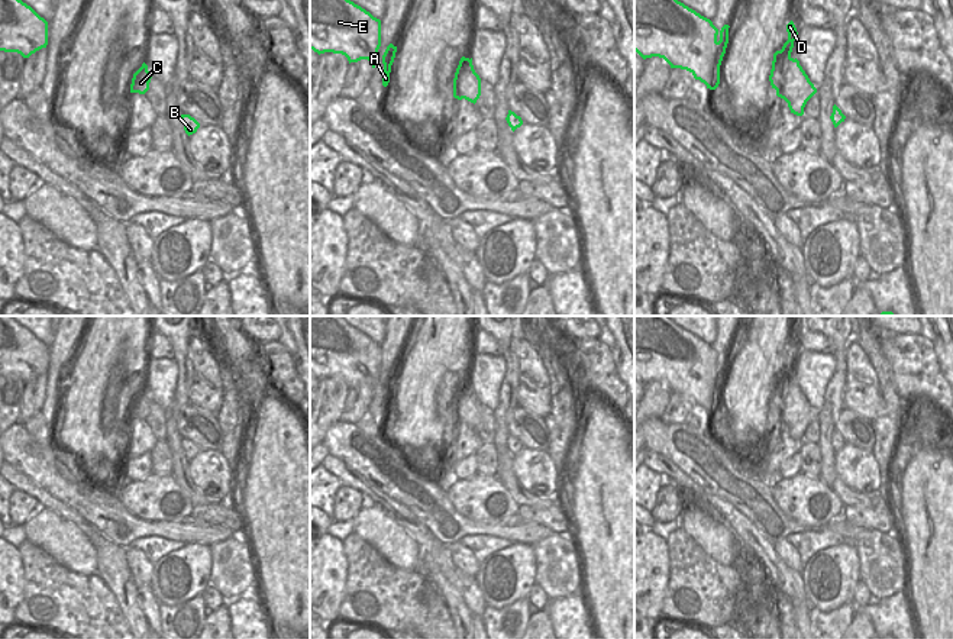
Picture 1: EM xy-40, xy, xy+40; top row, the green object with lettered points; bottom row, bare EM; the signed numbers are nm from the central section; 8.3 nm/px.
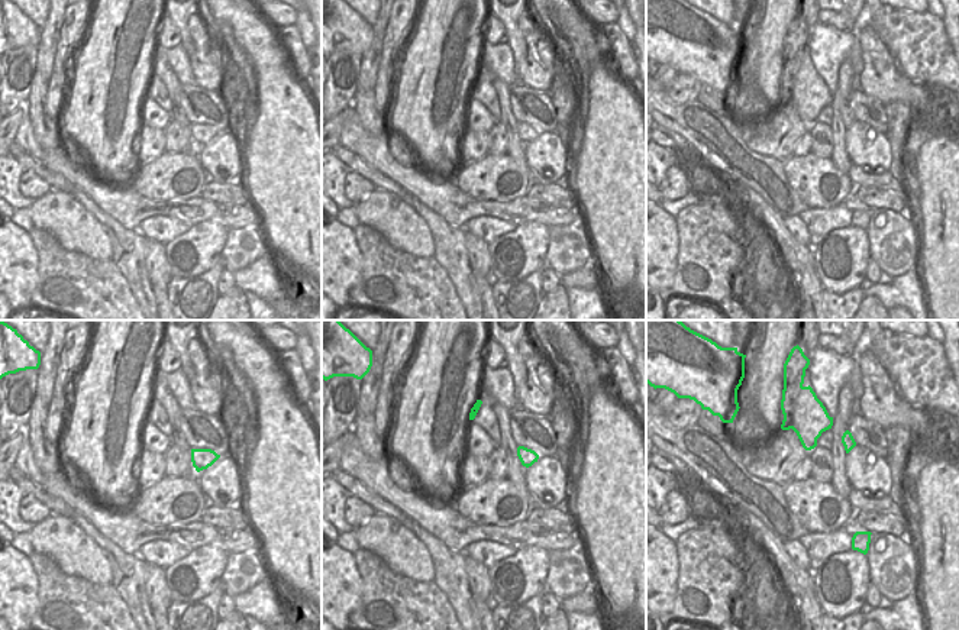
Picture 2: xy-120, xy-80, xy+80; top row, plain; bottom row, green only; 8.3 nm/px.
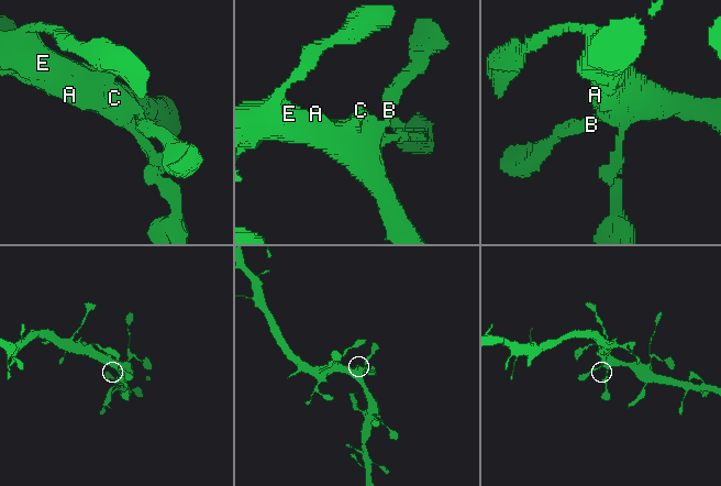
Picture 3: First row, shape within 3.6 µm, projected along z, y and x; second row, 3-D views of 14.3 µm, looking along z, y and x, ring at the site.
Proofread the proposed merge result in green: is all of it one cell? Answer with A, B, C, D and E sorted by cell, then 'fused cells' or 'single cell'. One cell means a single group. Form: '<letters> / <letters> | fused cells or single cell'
A B C D E | single cell

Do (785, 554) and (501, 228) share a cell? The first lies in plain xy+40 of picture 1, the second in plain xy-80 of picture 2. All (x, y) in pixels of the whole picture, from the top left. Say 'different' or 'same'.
different

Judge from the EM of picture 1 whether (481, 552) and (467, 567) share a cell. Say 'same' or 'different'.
different

